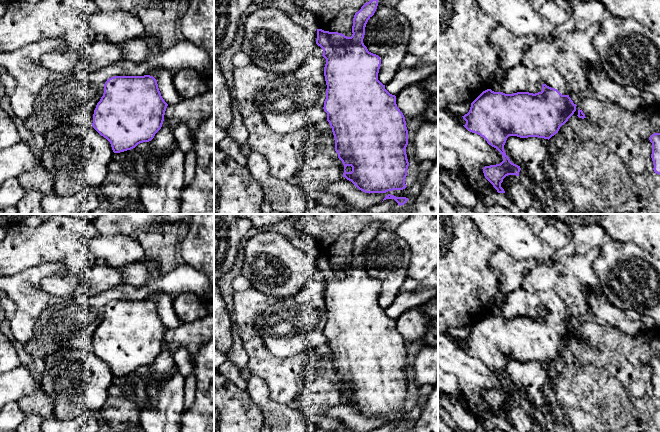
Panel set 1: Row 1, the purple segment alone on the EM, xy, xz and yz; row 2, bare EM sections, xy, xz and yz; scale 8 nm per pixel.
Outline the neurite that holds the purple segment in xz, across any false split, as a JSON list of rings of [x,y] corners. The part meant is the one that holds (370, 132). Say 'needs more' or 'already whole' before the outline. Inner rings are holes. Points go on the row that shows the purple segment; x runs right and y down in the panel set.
already whole | [[[370,0],[355,13],[351,37],[317,29],[316,39],[316,44],[323,49],[322,56],[326,59],[324,76],[327,89],[323,109],[327,113],[327,121],[335,138],[335,151],[344,165],[343,177],[351,181],[359,190],[369,194],[405,189],[409,166],[405,150],[408,145],[405,117],[397,107],[396,96],[390,94],[385,89],[385,85],[378,80],[380,57],[369,52],[363,43],[366,24],[374,15],[377,6],[378,0]]]

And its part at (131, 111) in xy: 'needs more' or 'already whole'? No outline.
already whole

